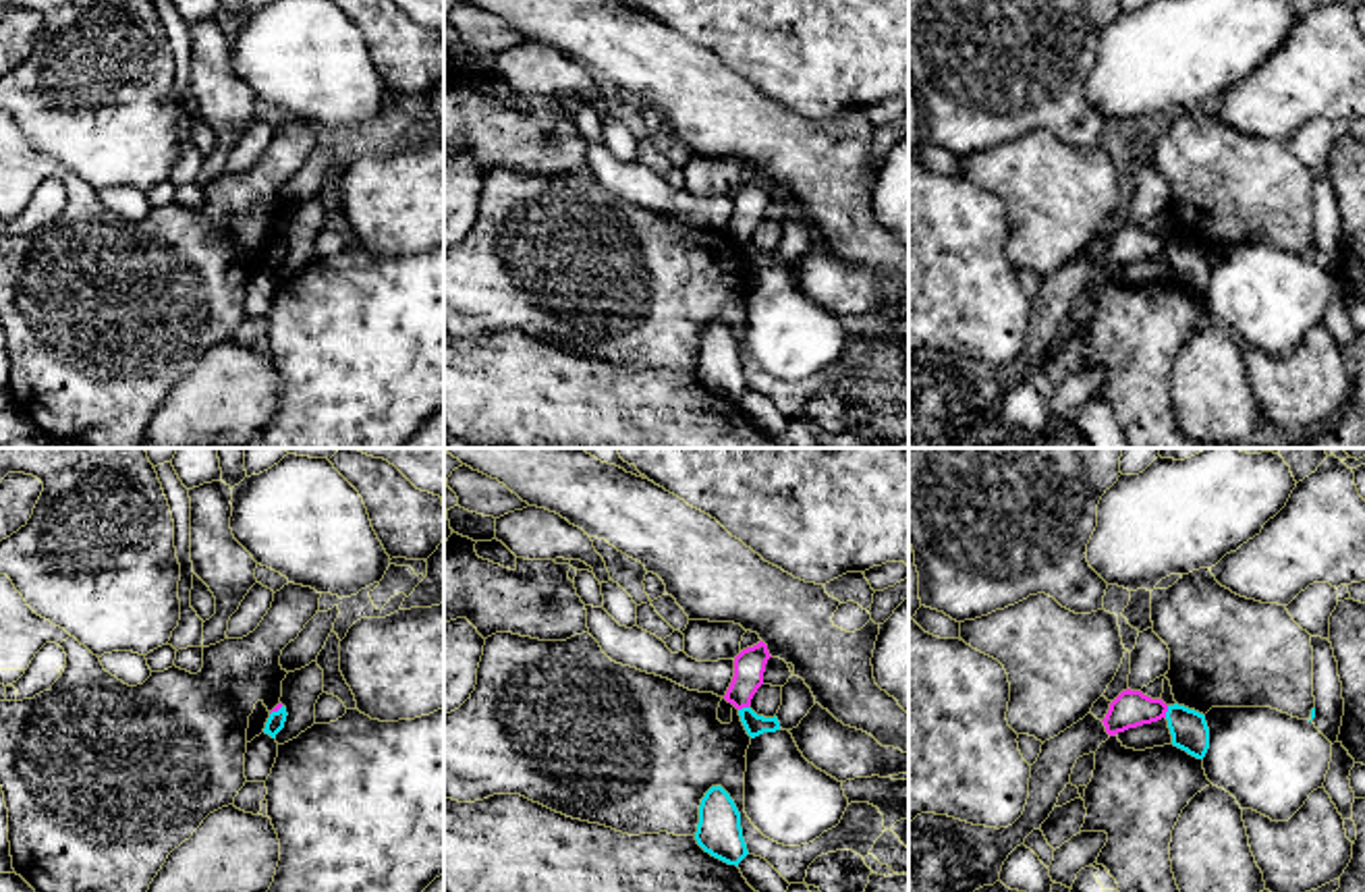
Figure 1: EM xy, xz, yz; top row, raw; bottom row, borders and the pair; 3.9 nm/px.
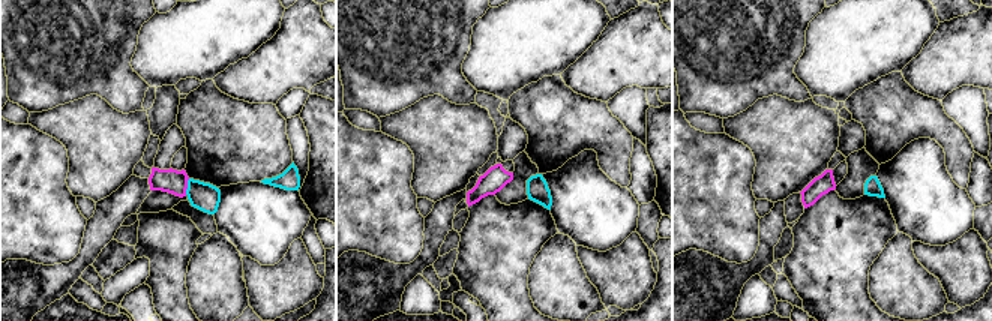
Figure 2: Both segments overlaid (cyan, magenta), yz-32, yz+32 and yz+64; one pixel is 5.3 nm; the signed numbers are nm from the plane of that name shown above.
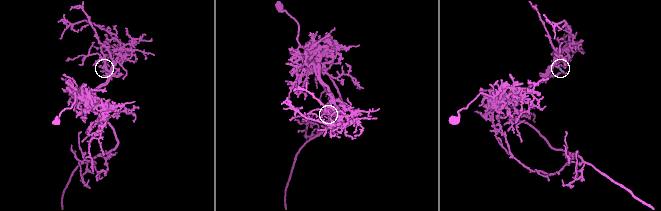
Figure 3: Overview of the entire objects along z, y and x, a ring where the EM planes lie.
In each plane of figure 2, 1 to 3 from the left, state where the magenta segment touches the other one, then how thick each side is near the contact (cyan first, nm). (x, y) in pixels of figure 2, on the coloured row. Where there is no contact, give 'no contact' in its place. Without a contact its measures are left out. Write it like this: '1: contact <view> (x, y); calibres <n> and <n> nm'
1: contact yz-32 (188, 186); calibres 150 and 130 nm
2: no contact
3: no contact

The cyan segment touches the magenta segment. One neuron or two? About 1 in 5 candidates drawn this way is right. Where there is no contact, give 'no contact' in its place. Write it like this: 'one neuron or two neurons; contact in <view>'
two neurons; contact in yz

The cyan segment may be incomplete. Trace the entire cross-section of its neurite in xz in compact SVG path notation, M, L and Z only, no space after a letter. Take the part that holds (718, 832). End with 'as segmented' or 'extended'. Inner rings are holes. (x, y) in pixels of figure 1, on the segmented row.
M712 786L699 805L697 844L712 857L736 865L749 855L741 813L722 786Z | as segmented

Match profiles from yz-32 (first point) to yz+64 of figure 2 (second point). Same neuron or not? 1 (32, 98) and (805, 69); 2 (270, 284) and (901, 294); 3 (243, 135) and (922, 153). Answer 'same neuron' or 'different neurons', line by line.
1: different neurons
2: different neurons
3: different neurons

